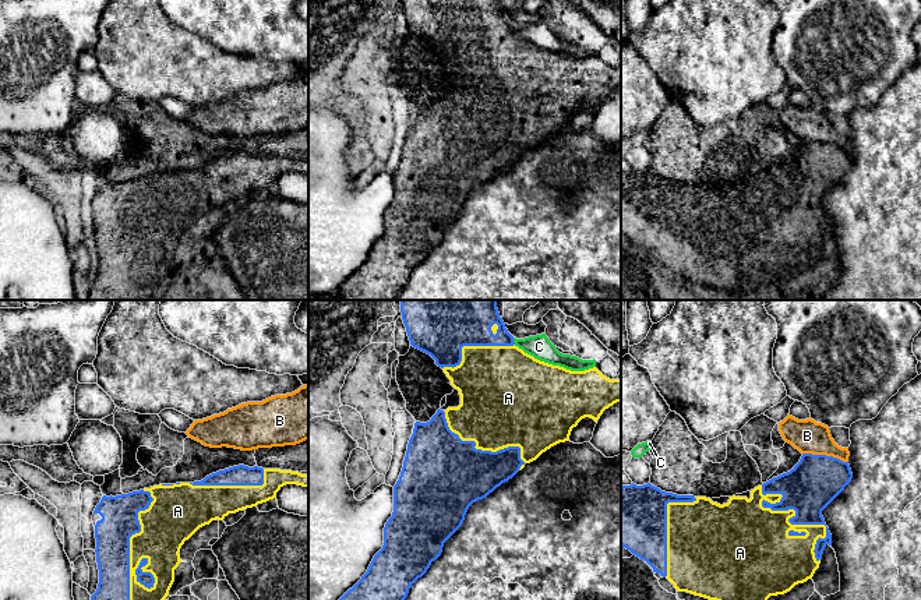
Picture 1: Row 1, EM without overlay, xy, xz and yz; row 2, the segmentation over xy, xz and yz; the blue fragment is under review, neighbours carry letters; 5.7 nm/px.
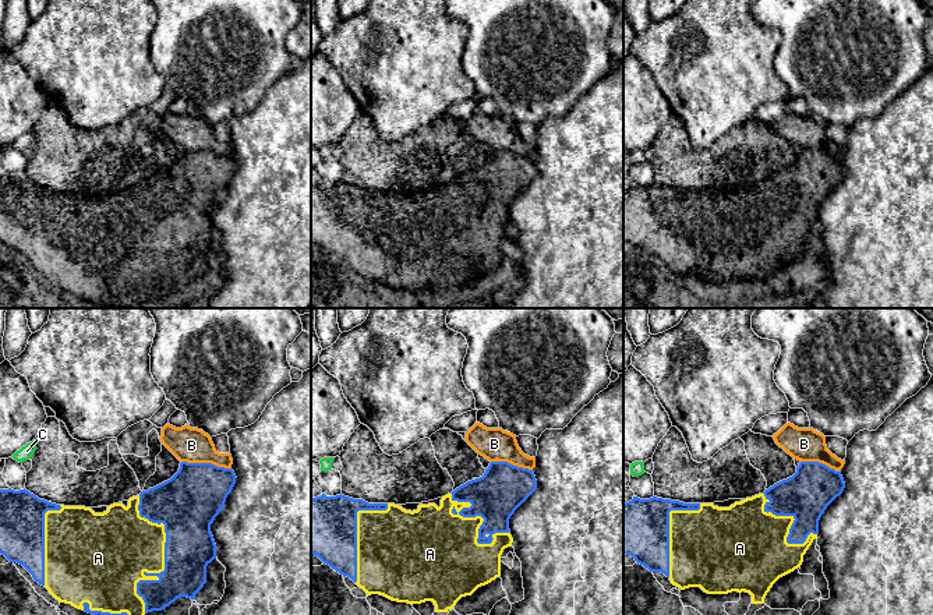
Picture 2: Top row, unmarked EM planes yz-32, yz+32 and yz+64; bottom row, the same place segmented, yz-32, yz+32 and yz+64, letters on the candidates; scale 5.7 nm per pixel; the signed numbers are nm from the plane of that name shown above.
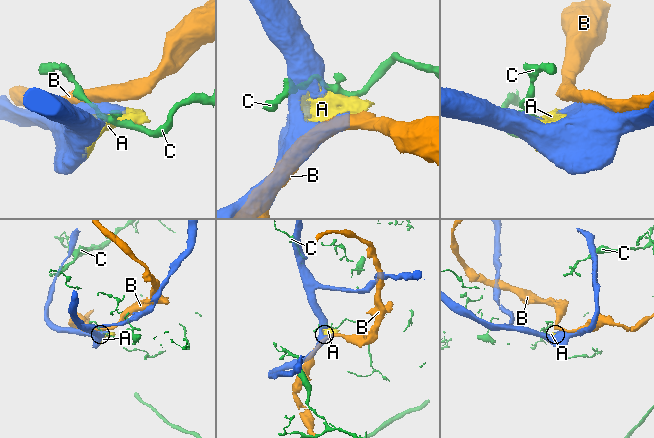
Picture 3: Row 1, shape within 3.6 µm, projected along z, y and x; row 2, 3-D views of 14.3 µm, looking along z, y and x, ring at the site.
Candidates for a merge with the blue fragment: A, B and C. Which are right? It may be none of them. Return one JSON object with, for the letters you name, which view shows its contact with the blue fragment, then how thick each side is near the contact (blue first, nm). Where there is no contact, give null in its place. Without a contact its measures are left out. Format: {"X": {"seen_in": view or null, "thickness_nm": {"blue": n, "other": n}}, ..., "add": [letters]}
{"A": {"seen_in": "yz", "thickness_nm": {"blue": 300, "other": 340}}, "add": ["A"]}

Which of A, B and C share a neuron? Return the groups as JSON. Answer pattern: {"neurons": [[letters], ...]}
{"neurons": [["A"], ["B"], ["C"]]}

